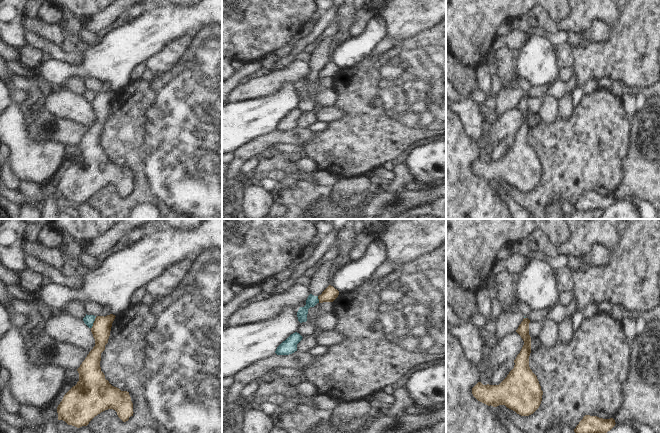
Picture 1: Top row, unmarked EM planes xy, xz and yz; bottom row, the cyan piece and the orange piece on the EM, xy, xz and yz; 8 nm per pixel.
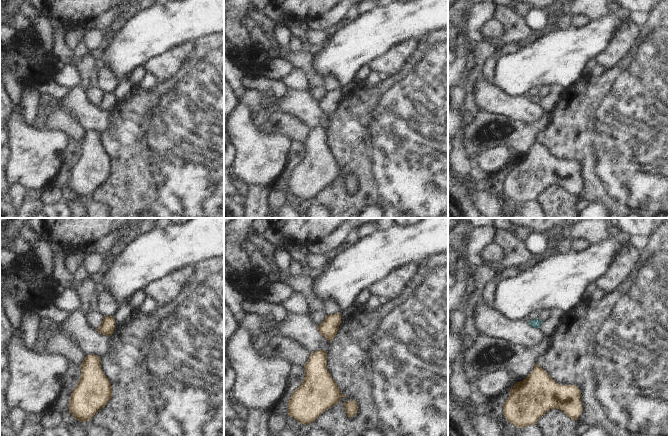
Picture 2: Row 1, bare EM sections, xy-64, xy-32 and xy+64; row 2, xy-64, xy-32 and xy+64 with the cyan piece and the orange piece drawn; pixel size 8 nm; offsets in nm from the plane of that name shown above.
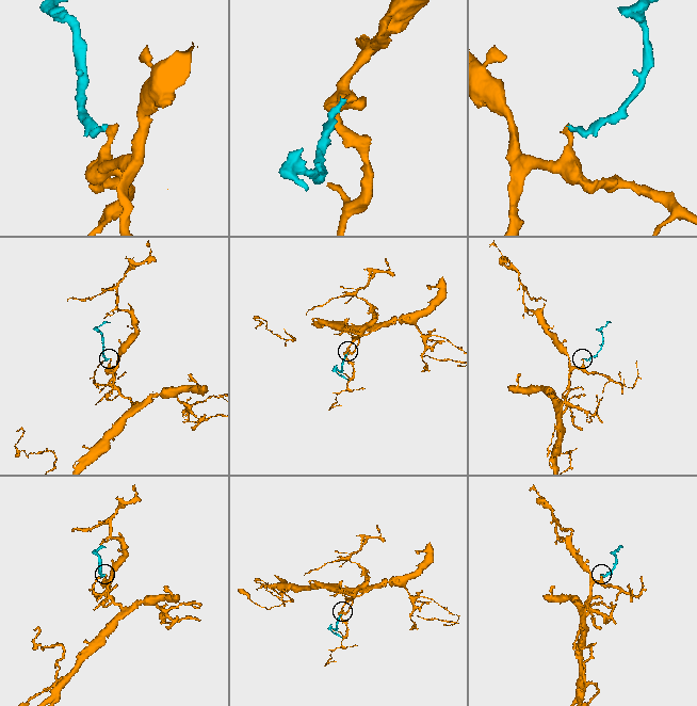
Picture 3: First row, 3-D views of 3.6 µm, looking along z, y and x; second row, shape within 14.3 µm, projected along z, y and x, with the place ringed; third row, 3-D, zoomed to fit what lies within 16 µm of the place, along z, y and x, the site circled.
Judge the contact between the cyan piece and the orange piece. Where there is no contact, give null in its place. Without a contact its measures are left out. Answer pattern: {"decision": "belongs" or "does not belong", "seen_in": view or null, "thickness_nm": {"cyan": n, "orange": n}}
{"decision": "does not belong", "seen_in": "xy", "thickness_nm": {"cyan": 80, "orange": 150}}

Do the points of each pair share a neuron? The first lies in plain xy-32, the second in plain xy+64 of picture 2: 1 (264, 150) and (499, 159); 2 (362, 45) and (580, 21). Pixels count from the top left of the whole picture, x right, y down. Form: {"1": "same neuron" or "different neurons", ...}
{"1": "same neuron", "2": "different neurons"}

